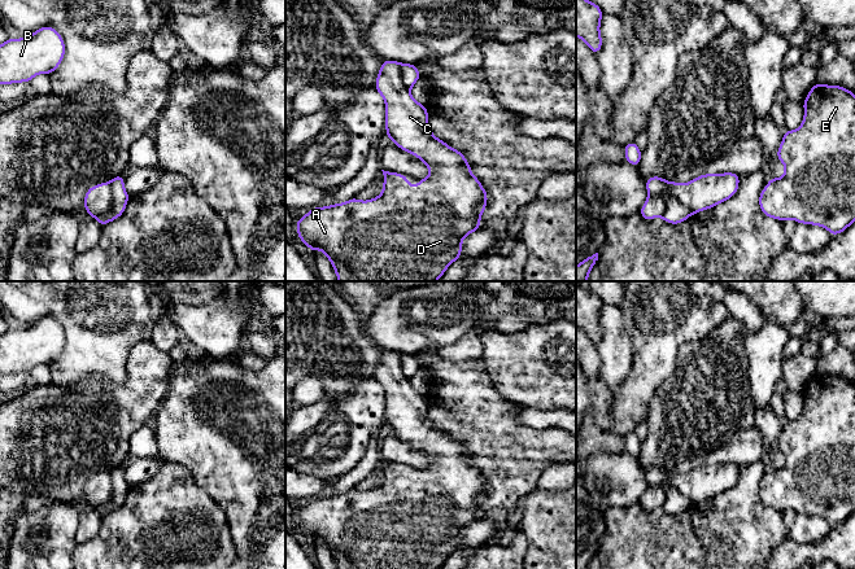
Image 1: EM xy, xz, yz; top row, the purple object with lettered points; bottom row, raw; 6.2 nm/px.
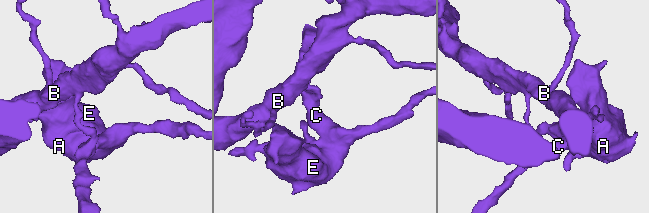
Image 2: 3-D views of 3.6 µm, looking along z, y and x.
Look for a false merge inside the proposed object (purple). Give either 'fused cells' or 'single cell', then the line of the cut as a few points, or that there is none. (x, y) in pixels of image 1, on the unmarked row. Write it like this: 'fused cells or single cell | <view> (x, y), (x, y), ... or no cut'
fused cells | xy (109, 473), (112, 484), (110, 498), (96, 508)

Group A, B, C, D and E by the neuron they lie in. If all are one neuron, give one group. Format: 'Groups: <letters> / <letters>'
Groups: A C D E / B

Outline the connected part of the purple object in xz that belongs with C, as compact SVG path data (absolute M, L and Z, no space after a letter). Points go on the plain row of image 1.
M384 350L376 367L375 380L385 391L387 428L400 439L411 443L427 455L431 464L410 477L406 465L383 461L384 474L380 486L370 491L355 487L328 498L318 496L296 512L298 529L311 540L322 540L330 550L337 569L440 569L450 553L458 551L463 529L480 520L480 508L487 498L488 485L476 467L471 464L462 442L450 438L428 420L426 395L413 389L403 377L401 354Z

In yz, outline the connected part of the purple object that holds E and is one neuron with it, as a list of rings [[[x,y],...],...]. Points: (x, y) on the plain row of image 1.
[[[816,373],[803,398],[802,416],[784,421],[777,441],[785,465],[765,472],[759,496],[769,508],[821,516],[836,526],[855,512],[855,384],[845,377]]]

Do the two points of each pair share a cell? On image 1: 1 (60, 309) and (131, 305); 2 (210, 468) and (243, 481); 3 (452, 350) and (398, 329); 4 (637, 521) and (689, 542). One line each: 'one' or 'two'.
1: one
2: one
3: two
4: one

